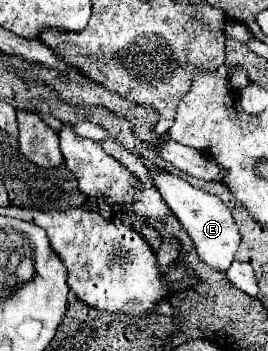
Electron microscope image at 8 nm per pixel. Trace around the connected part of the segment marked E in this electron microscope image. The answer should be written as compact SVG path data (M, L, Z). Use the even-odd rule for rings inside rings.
M150 169L150 173L154 177L156 189L160 191L164 201L172 209L172 213L178 217L178 221L182 223L182 227L186 229L186 233L194 241L198 257L206 265L210 265L212 269L218 269L218 271L226 273L226 269L234 261L234 253L236 253L236 249L240 245L240 233L236 229L236 223L234 223L228 207L216 195L206 193L202 189L196 189L190 183L186 183L184 179L172 175L172 173L154 171L154 169Z

